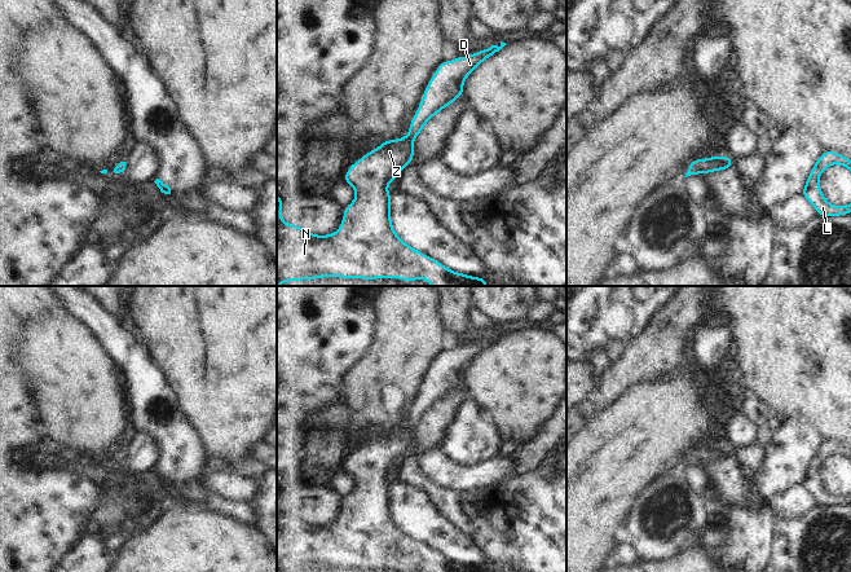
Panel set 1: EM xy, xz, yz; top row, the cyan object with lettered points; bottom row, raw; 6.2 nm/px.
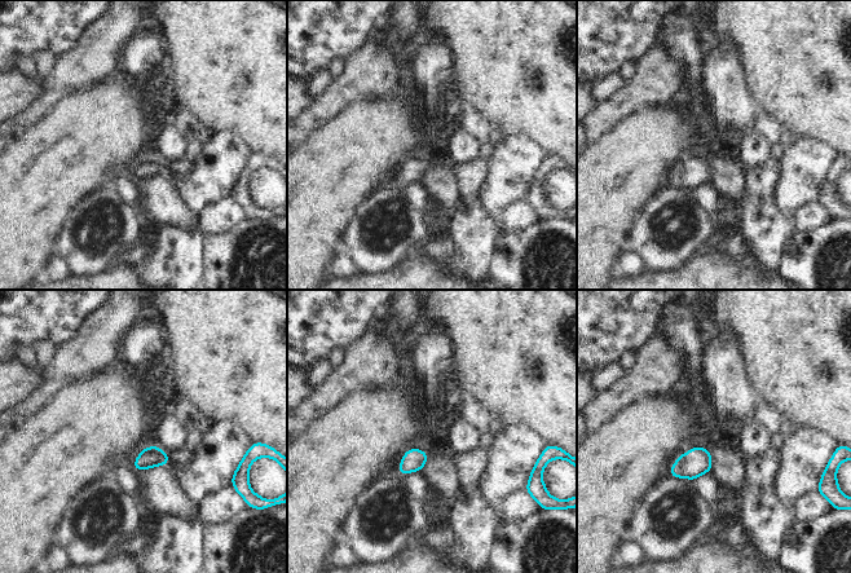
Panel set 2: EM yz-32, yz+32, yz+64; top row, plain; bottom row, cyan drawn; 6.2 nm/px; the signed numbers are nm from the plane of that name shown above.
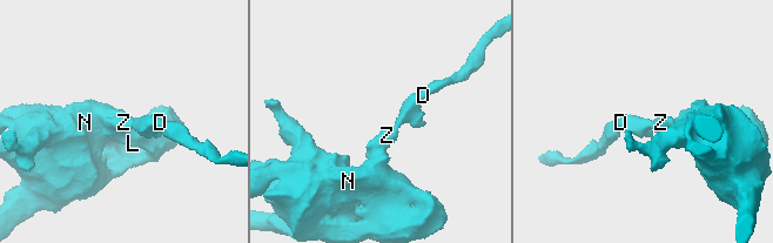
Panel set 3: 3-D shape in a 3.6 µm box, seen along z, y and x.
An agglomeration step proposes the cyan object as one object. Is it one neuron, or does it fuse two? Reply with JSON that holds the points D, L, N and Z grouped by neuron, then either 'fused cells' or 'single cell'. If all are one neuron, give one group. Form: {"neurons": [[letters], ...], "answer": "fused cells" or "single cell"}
{"neurons": [["D", "L", "N", "Z"]], "answer": "single cell"}

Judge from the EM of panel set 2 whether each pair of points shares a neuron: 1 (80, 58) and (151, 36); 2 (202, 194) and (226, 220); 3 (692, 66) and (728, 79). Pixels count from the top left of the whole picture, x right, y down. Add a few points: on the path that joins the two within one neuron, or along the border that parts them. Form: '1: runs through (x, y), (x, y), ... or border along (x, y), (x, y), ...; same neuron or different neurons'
1: border along (139, 29), (123, 45); different neurons
2: border along (230, 194), (211, 201), (199, 214); different neurons
3: border along (705, 58), (701, 83); different neurons

